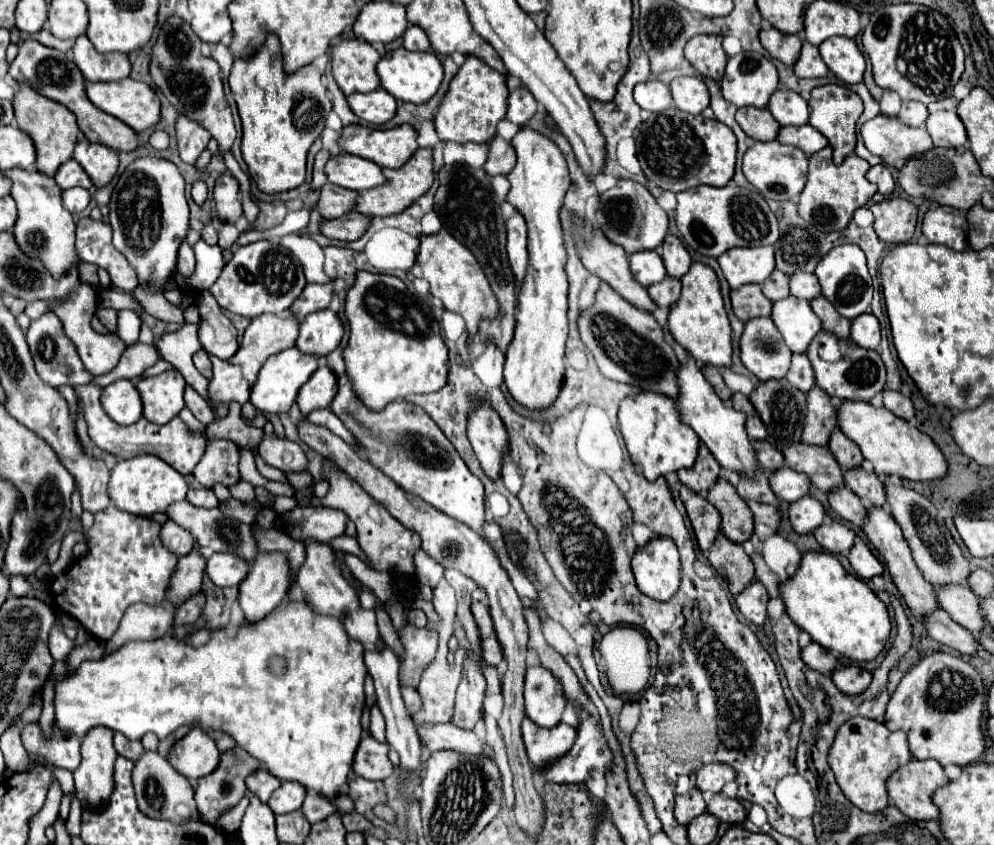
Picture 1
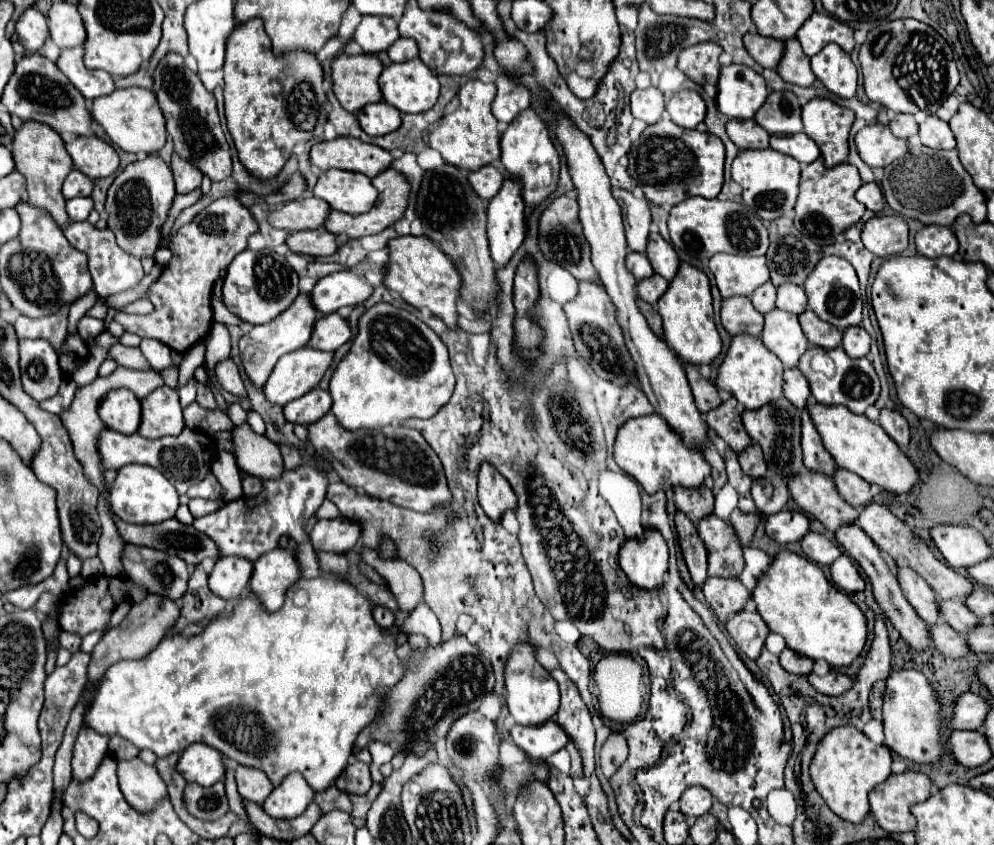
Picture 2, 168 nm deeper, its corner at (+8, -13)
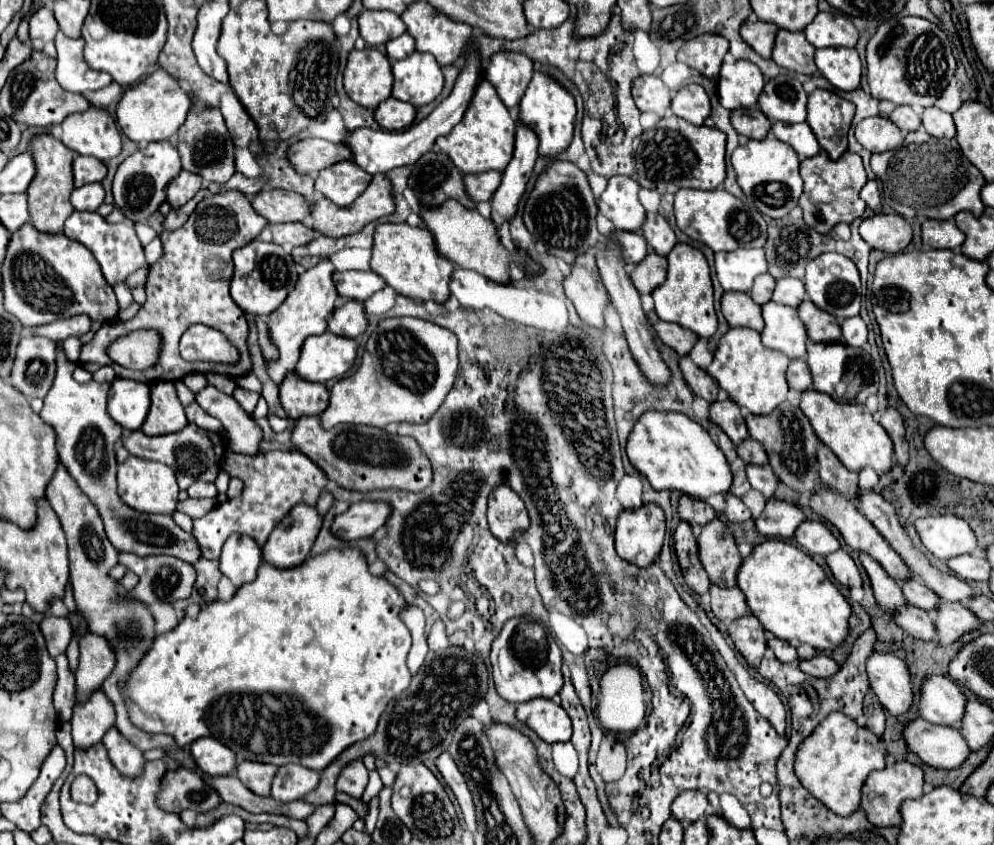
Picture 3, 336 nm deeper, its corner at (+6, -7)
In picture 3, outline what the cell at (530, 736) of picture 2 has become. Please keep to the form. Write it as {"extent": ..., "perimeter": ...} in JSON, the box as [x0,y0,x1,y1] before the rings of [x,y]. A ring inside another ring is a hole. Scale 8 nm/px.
{"extent":[517,698,571,744],"perimeter":[[[533,698],[533,702],[517,704],[517,718],[549,744],[571,738],[571,718],[549,698]]]}

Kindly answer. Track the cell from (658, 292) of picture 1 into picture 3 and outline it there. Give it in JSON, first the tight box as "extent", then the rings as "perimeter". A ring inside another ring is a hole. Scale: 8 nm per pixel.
{"extent":[631,250,667,294],"perimeter":[[[649,250],[645,260],[641,260],[633,268],[631,282],[639,290],[639,294],[651,294],[665,280],[665,276],[667,276],[667,258],[653,254],[653,250]]]}

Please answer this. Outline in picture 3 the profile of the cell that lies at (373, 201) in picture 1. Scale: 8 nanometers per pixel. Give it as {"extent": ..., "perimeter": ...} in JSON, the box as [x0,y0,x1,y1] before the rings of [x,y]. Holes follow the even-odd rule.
{"extent":[313,174,395,238],"perimeter":[[[375,174],[371,184],[367,186],[367,190],[361,194],[361,198],[357,198],[357,202],[353,202],[353,206],[347,208],[339,208],[333,202],[329,202],[327,198],[321,198],[313,204],[313,230],[321,232],[323,236],[331,236],[331,238],[341,238],[341,236],[349,236],[359,232],[367,222],[373,222],[381,216],[389,216],[395,212],[395,202],[391,196],[391,186],[389,180],[385,178],[385,174]]]}

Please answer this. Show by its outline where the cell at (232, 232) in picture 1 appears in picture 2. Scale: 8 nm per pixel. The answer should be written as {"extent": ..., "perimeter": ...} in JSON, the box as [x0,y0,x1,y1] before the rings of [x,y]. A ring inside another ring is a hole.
{"extent":[211,294,241,324],"perimeter":[[[213,294],[211,298],[213,302],[213,320],[215,322],[223,322],[223,324],[241,324],[241,320],[237,320],[233,314],[229,314],[229,310],[223,306],[223,302]]]}

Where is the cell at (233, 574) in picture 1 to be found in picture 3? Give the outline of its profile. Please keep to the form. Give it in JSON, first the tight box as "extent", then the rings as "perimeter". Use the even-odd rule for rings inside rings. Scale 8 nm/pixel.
{"extent":[219,534,263,588],"perimeter":[[[231,534],[223,546],[219,558],[219,570],[239,588],[245,582],[253,582],[261,560],[263,560],[261,546],[257,546],[253,538]]]}

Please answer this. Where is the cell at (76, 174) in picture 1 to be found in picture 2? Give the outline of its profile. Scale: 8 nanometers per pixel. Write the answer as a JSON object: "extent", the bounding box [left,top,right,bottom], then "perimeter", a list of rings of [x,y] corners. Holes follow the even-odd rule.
{"extent":[61,170,93,198],"perimeter":[[[71,170],[63,182],[61,192],[65,198],[77,198],[77,196],[89,196],[91,190],[93,190],[93,182],[79,170]]]}

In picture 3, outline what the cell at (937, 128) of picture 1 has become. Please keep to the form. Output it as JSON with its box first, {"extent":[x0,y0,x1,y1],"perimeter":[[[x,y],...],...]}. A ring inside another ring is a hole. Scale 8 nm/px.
{"extent":[923,106,955,138],"perimeter":[[[935,106],[923,110],[923,128],[937,138],[955,138],[955,124],[951,114]]]}

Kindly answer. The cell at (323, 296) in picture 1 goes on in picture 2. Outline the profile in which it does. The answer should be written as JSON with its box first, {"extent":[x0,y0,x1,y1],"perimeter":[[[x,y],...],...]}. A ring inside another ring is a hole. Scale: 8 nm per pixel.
{"extent":[309,270,373,314],"perimeter":[[[343,270],[321,278],[309,296],[319,314],[331,314],[341,306],[353,306],[367,300],[371,292],[373,288],[361,276]]]}

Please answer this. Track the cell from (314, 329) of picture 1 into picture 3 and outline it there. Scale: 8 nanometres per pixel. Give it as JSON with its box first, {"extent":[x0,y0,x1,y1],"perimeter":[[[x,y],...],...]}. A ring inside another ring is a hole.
{"extent":[329,300,369,338],"perimeter":[[[347,300],[339,308],[335,308],[331,320],[329,320],[329,330],[337,336],[345,338],[355,338],[363,334],[369,326],[369,320],[365,316],[363,302],[357,300]]]}

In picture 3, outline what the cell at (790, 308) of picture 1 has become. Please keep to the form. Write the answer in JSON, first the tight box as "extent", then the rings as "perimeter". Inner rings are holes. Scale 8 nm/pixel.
{"extent":[761,302,807,360],"perimeter":[[[767,302],[761,306],[765,328],[761,332],[761,342],[765,348],[779,350],[791,360],[805,356],[807,332],[797,316],[797,310],[777,302]]]}

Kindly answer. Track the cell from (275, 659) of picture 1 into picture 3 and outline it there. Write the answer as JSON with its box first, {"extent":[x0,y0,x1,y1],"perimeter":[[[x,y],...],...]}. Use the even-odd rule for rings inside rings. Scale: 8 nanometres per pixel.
{"extent":[123,548,411,770],"perimeter":[[[331,548],[323,554],[307,558],[301,566],[285,568],[285,570],[263,562],[259,566],[257,578],[249,584],[243,584],[231,600],[209,602],[205,608],[201,608],[197,618],[185,616],[171,632],[157,636],[153,648],[145,654],[141,664],[131,672],[123,688],[129,714],[131,714],[131,722],[151,734],[171,734],[177,746],[181,748],[189,746],[197,738],[211,736],[211,738],[221,740],[225,746],[235,750],[239,756],[253,760],[253,762],[269,762],[275,766],[297,762],[311,770],[323,770],[341,754],[341,750],[349,748],[357,740],[365,740],[373,736],[379,716],[383,714],[385,706],[409,686],[411,674],[407,670],[405,660],[411,648],[411,632],[405,626],[405,622],[399,618],[399,614],[407,606],[409,604],[405,602],[405,598],[399,594],[399,590],[393,584],[389,584],[385,578],[373,576],[367,570],[367,558],[359,548],[341,548],[341,550]],[[273,730],[291,730],[291,732],[287,732],[287,736],[273,736]]]}

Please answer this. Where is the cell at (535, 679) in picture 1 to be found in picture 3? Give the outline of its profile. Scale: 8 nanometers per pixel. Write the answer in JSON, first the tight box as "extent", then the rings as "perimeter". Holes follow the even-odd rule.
{"extent":[491,616,563,704],"perimeter":[[[517,616],[507,620],[499,636],[491,644],[491,668],[495,688],[501,698],[513,704],[521,704],[537,696],[553,698],[563,686],[561,666],[561,650],[555,644],[551,632],[537,618]]]}

